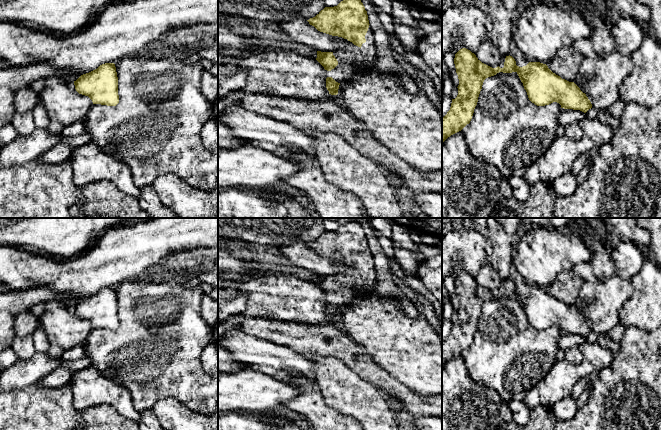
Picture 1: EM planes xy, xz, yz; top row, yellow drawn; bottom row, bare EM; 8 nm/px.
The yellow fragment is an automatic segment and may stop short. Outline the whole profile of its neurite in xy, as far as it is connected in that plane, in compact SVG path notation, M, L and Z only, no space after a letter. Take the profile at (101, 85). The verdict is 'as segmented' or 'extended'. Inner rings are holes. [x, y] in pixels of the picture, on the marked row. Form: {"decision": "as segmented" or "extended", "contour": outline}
{"decision": "as segmented", "contour": "M105 63L74 81L79 94L88 96L93 104L116 106L119 103L118 77L114 63Z"}

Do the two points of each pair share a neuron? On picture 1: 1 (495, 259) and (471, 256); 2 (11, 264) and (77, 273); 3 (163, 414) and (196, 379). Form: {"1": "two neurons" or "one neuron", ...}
{"1": "two neurons", "2": "one neuron", "3": "two neurons"}

